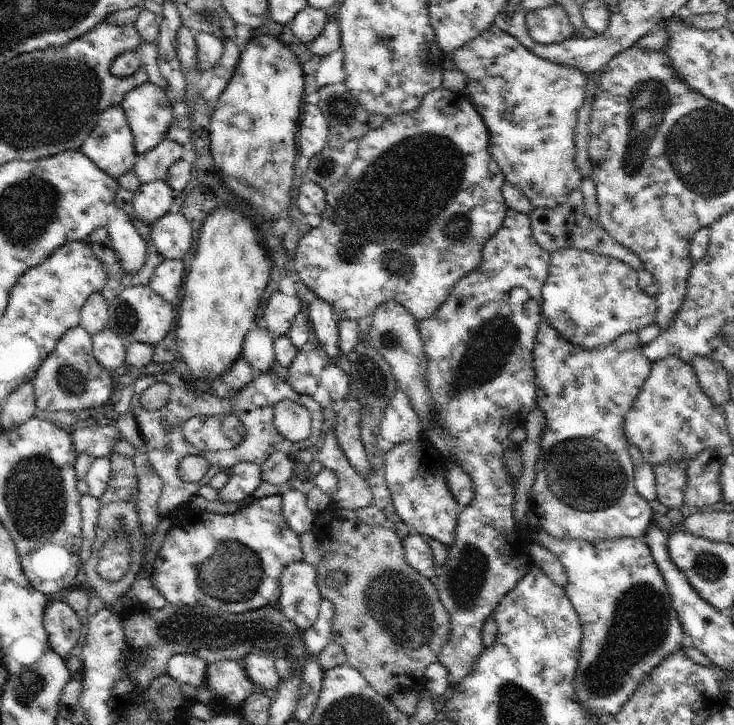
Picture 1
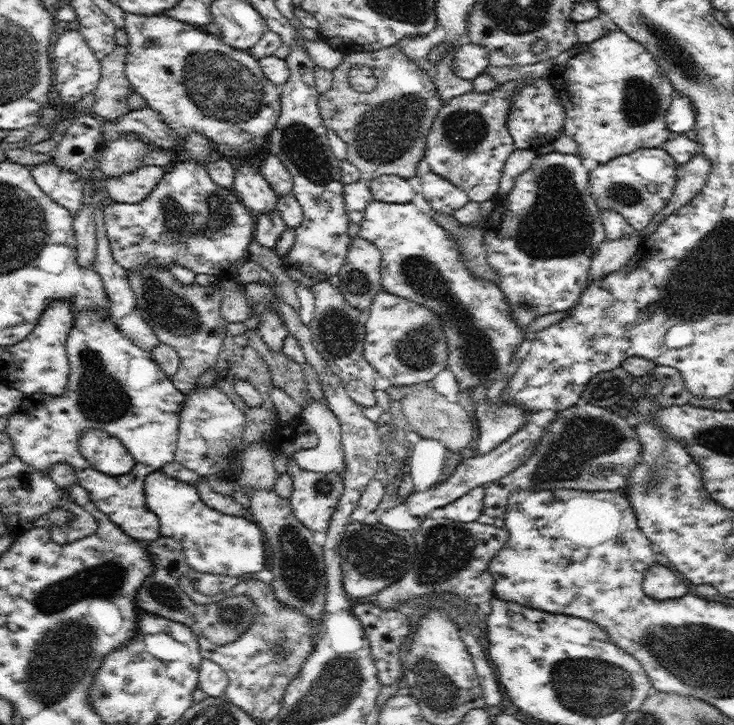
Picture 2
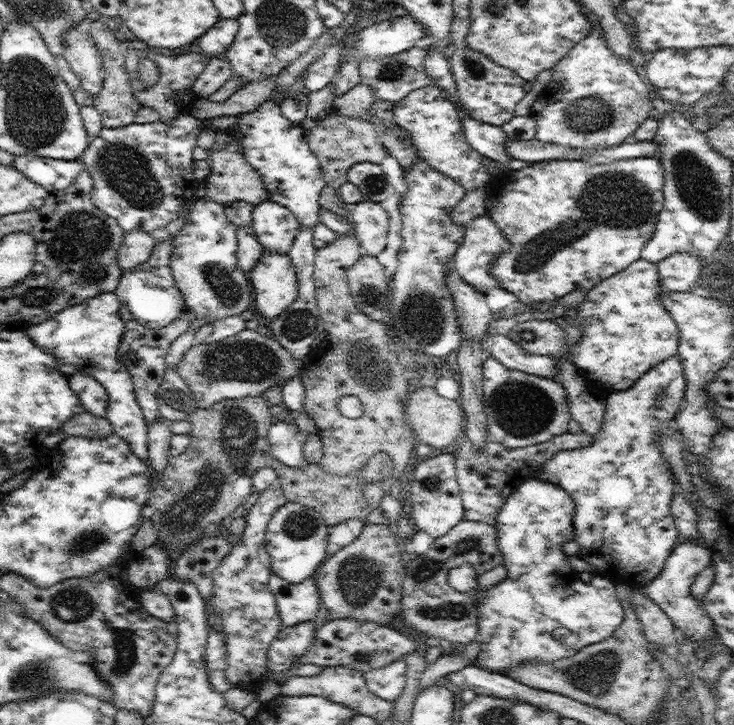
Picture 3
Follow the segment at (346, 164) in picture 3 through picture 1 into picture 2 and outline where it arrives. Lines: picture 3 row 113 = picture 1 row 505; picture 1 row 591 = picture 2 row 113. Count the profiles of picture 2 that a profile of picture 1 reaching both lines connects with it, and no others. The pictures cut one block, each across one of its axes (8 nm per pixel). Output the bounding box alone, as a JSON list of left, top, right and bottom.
[318,45,445,182]

